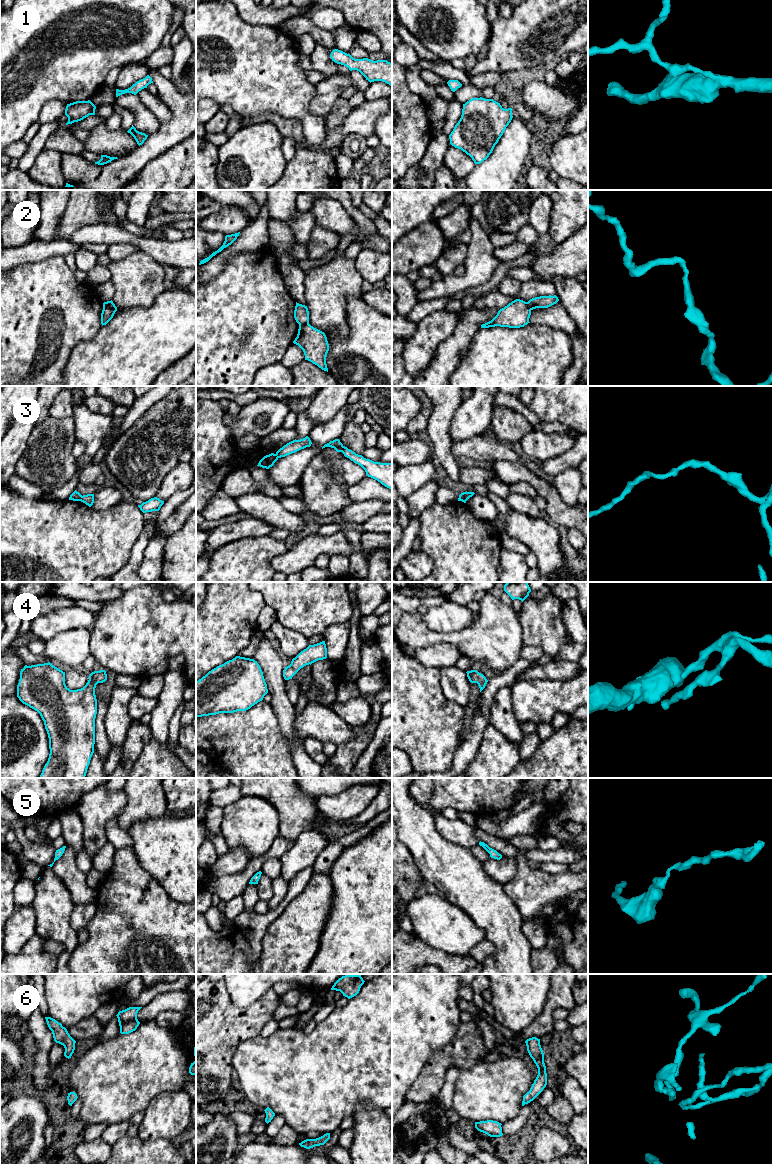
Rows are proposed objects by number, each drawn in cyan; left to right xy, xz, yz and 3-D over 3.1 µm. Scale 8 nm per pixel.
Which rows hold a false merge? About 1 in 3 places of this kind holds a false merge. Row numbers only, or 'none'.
2, 3

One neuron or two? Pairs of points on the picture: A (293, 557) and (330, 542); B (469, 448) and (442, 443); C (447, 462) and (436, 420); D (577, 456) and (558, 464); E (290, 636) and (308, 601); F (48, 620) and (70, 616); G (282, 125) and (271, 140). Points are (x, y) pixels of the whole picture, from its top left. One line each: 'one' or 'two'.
A: one
B: two
C: one
D: one
E: two
F: one
G: two

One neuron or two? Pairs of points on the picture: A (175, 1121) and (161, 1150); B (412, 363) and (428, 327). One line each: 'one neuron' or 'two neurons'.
A: two neurons
B: one neuron

